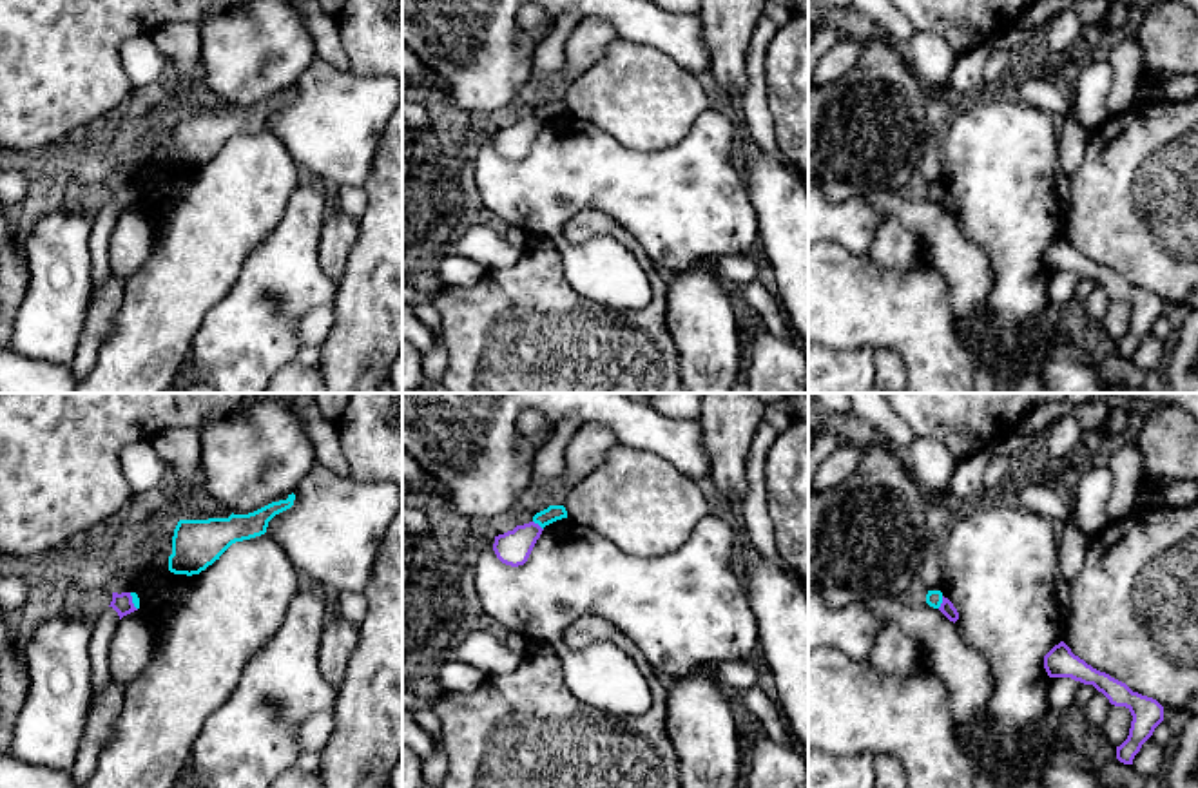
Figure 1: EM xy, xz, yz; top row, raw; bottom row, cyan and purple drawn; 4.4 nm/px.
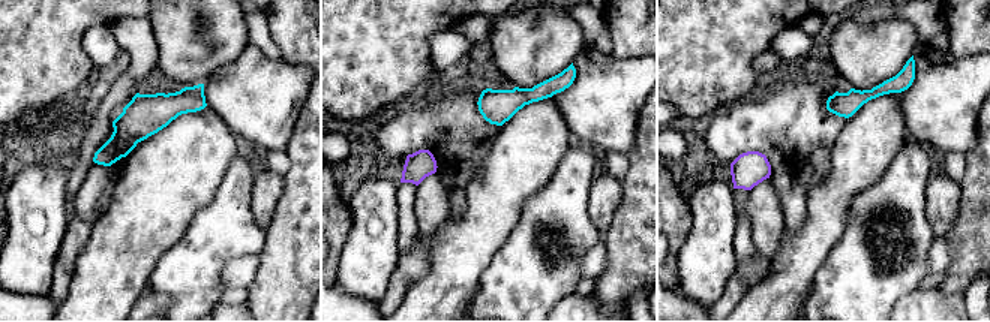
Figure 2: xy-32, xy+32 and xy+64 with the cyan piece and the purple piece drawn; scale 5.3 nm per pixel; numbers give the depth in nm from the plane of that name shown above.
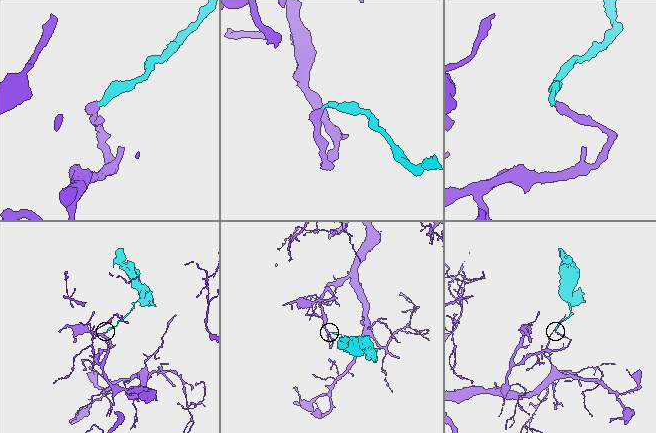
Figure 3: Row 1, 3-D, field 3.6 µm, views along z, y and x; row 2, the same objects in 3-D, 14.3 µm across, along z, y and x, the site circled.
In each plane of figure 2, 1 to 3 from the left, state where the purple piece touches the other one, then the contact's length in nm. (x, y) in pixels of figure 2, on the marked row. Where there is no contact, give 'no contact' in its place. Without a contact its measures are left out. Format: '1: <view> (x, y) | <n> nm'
1: no contact
2: no contact
3: no contact

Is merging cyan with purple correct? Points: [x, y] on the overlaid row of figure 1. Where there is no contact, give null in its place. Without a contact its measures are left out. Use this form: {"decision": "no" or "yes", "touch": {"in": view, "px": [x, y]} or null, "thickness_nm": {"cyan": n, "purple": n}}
{"decision": "yes", "touch": {"in": "yz", "px": [941, 602]}, "thickness_nm": {"cyan": 80, "purple": 70}}

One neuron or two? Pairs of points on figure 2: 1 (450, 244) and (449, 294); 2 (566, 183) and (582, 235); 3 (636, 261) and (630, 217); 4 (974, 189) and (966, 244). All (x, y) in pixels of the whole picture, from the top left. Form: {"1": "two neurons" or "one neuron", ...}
{"1": "one neuron", "2": "one neuron", "3": "one neuron", "4": "one neuron"}

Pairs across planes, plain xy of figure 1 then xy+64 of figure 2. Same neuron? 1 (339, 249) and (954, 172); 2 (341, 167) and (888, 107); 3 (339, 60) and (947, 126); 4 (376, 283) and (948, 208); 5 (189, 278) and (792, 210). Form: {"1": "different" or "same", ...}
{"1": "different", "2": "different", "3": "different", "4": "different", "5": "different"}

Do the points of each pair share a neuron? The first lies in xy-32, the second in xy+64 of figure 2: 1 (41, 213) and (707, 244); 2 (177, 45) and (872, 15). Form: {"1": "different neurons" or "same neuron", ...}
{"1": "same neuron", "2": "different neurons"}

